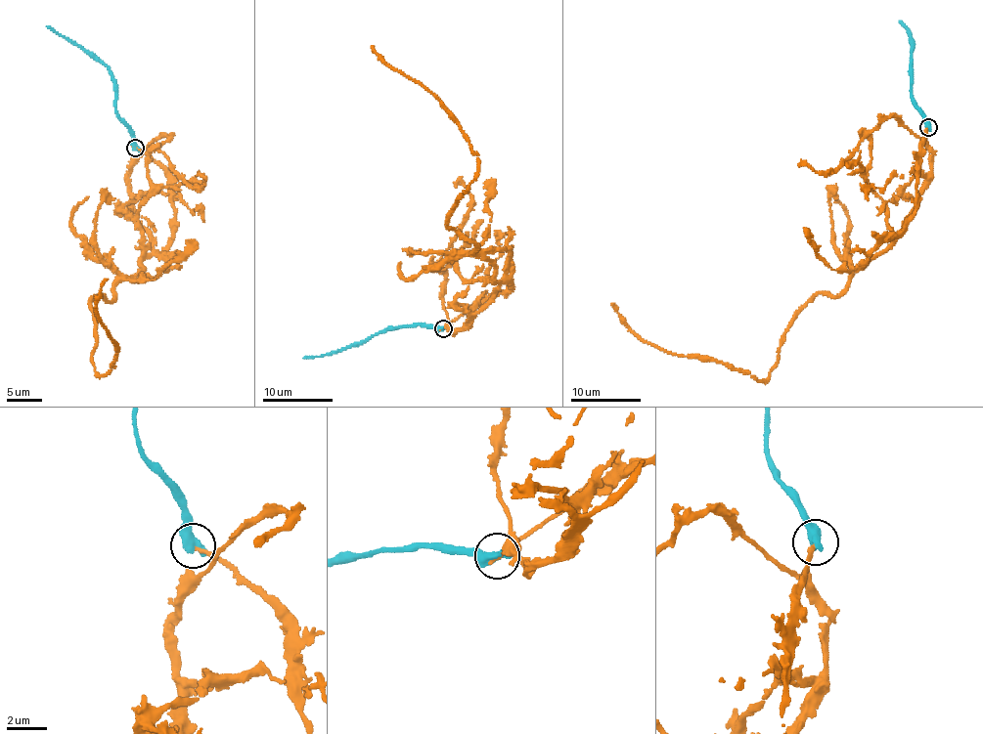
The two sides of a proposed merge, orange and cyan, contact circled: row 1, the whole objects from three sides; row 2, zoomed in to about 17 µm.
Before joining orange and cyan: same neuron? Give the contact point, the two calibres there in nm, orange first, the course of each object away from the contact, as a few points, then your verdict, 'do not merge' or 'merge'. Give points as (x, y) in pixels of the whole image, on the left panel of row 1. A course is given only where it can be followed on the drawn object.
(135, 148) | 220/550 nm | orange via (135, 148), (166, 175), (174, 237), (111, 301), (92, 298), (97, 373), (118, 351), (96, 304), (108, 279) | cyan via (135, 148), (133, 137), (117, 112), (111, 71), (46, 26) | do not merge

